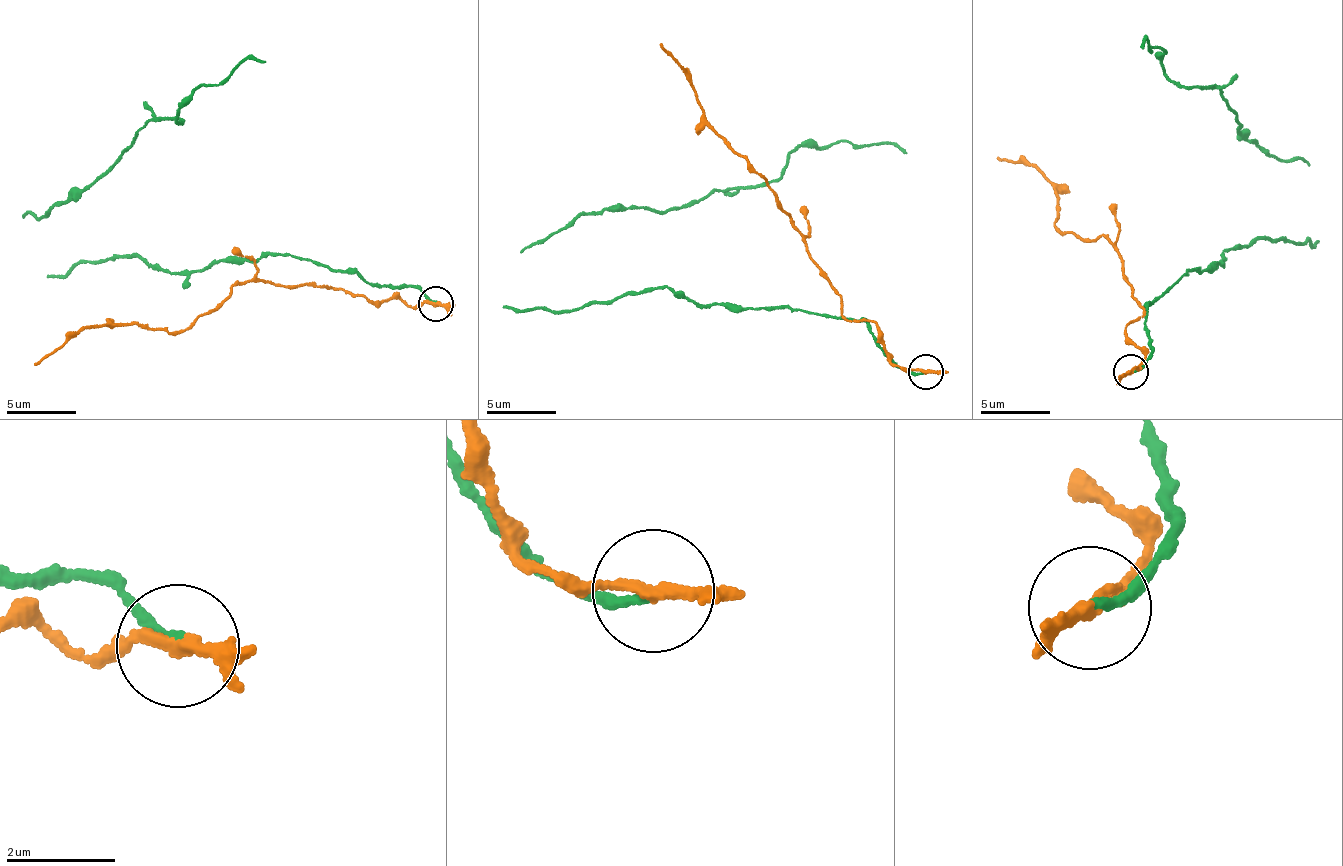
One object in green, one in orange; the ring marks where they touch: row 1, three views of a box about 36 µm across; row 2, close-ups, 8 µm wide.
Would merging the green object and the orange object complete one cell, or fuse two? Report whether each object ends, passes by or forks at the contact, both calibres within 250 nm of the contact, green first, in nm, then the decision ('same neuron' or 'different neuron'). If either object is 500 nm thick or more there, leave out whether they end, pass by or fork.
green ends | orange passes by | 180/200 nm | different neuron

